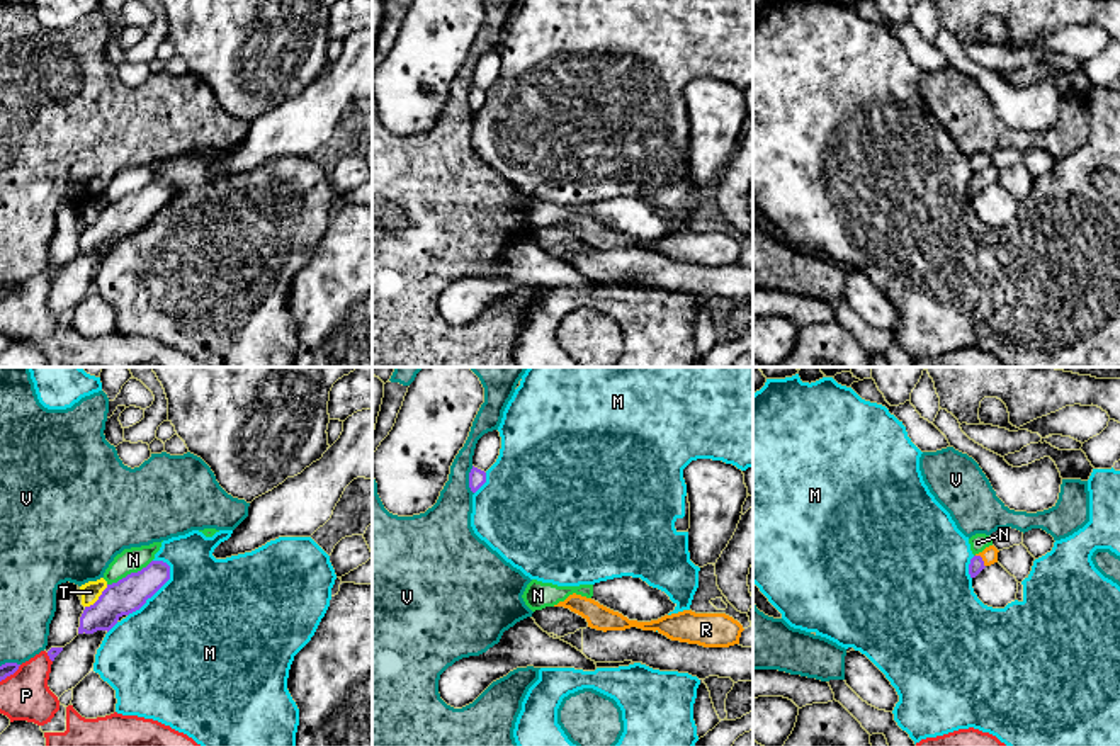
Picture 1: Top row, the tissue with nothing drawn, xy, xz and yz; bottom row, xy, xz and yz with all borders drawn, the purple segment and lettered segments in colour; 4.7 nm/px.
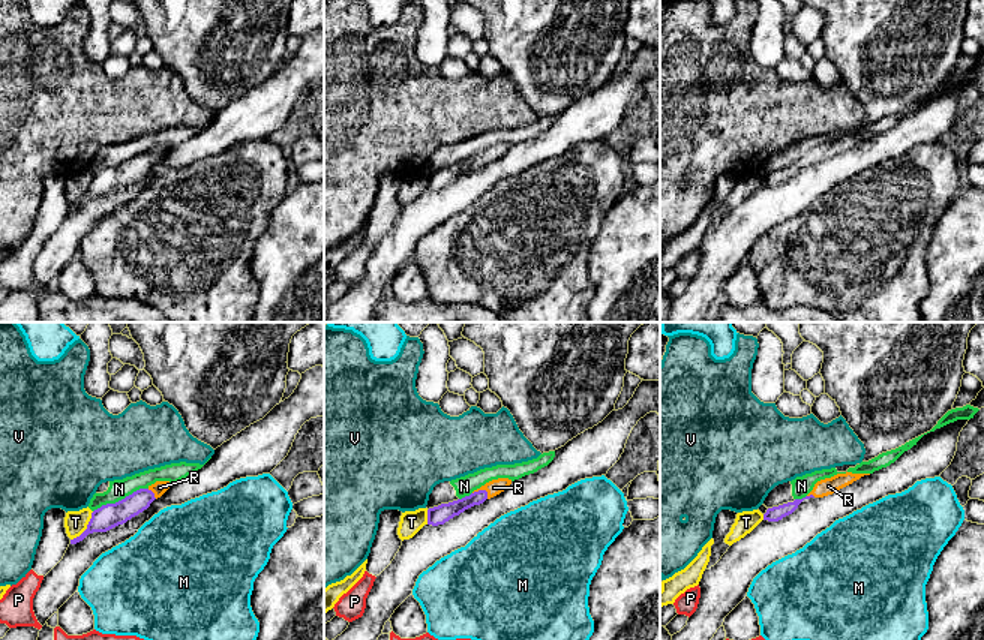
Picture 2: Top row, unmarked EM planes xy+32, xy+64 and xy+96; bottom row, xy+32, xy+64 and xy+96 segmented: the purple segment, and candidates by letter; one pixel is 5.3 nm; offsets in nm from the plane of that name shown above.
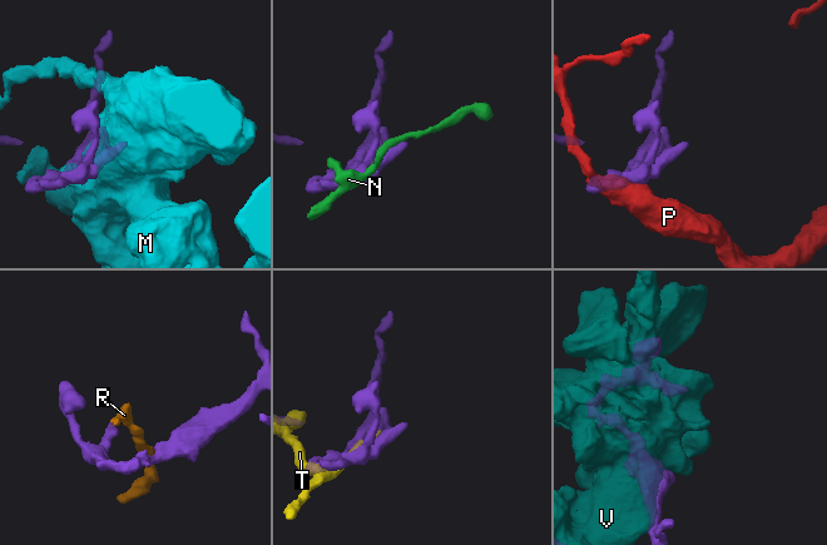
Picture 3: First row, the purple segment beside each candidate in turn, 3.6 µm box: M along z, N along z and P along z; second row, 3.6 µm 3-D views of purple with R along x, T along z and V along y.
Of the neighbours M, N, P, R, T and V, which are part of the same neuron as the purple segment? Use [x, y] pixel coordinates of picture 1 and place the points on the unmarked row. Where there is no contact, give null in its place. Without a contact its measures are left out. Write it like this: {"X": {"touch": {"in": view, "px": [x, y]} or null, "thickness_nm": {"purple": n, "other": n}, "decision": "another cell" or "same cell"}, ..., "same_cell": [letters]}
{"M": {"touch": {"in": "xy", "px": [157, 209]}, "thickness_nm": {"purple": 160, "other": 500}, "decision": "another cell"}, "N": {"touch": {"in": "xy", "px": [131, 192]}, "thickness_nm": {"purple": 160, "other": 120}, "decision": "another cell"}, "P": {"touch": {"in": "xy", "px": [11, 293]}, "thickness_nm": {"purple": 60, "other": 240}, "decision": "another cell"}, "R": {"touch": {"in": "yz", "px": [981, 179]}, "thickness_nm": {"purple": 70, "other": 80}, "decision": "same cell"}, "T": {"touch": {"in": "xy", "px": [99, 218]}, "thickness_nm": {"purple": 160, "other": 90}, "decision": "another cell"}, "V": {"touch": {"in": "xz", "px": [469, 99]}, "thickness_nm": {"purple": 80, "other": 220}, "decision": "another cell"}, "same_cell": ["R"]}

